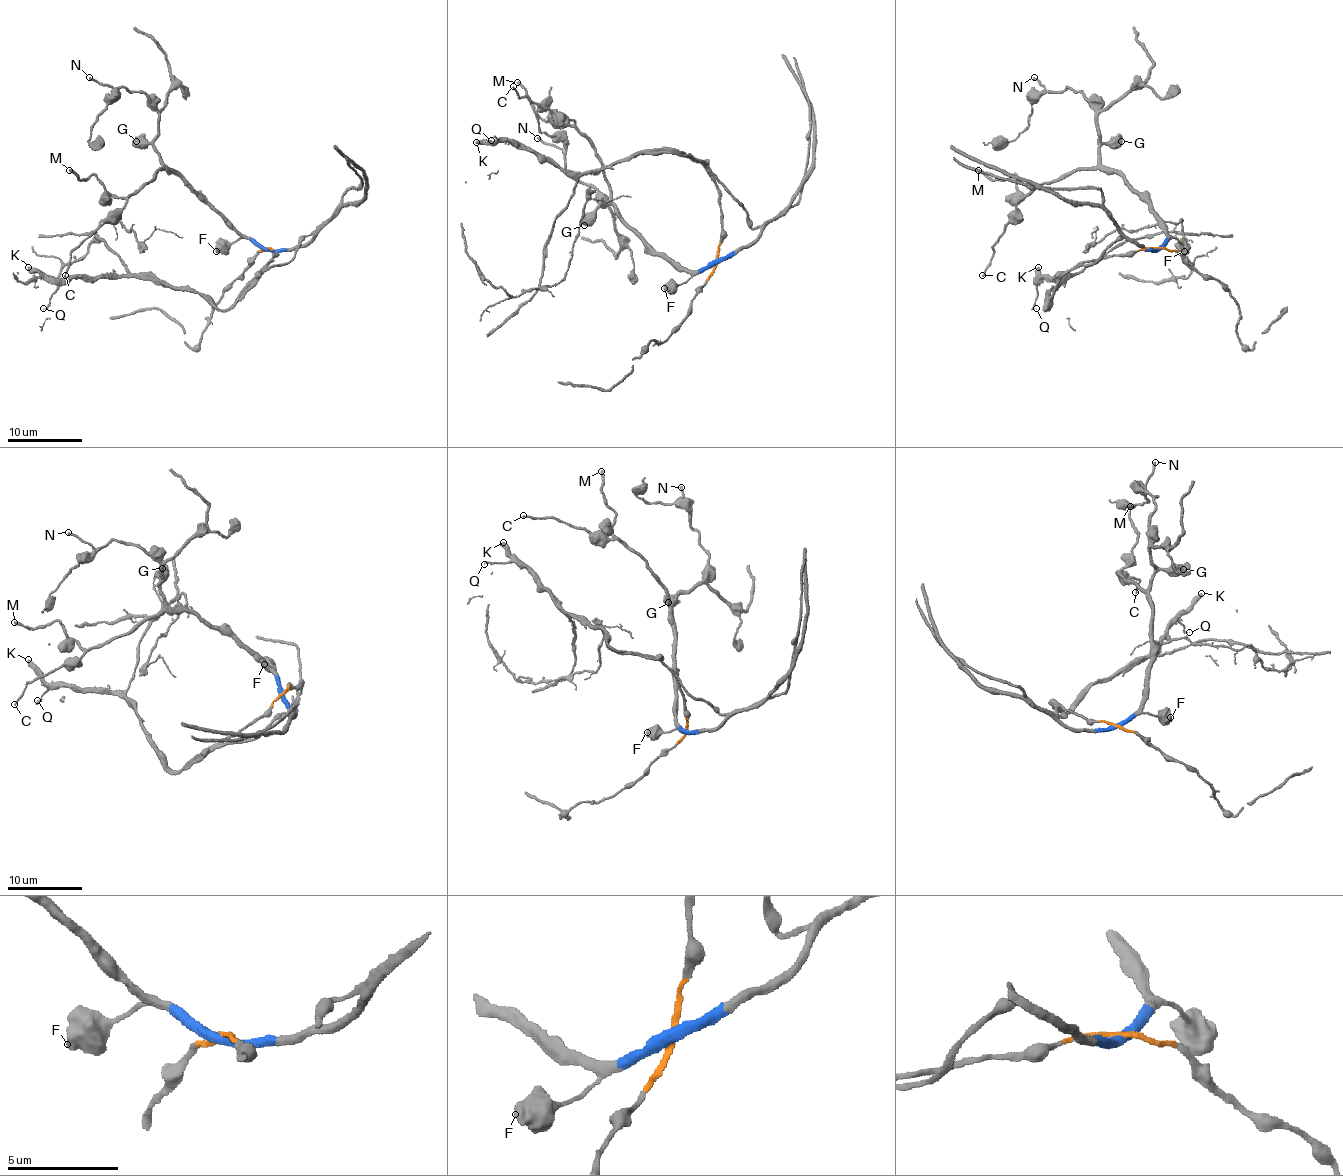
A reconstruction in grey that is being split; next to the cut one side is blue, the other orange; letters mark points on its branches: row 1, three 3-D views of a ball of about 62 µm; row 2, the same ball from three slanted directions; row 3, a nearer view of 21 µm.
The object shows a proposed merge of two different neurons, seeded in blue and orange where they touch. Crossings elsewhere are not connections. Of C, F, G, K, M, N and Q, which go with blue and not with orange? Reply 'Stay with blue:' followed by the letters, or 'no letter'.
Stay with blue: C, F, G, M, N

